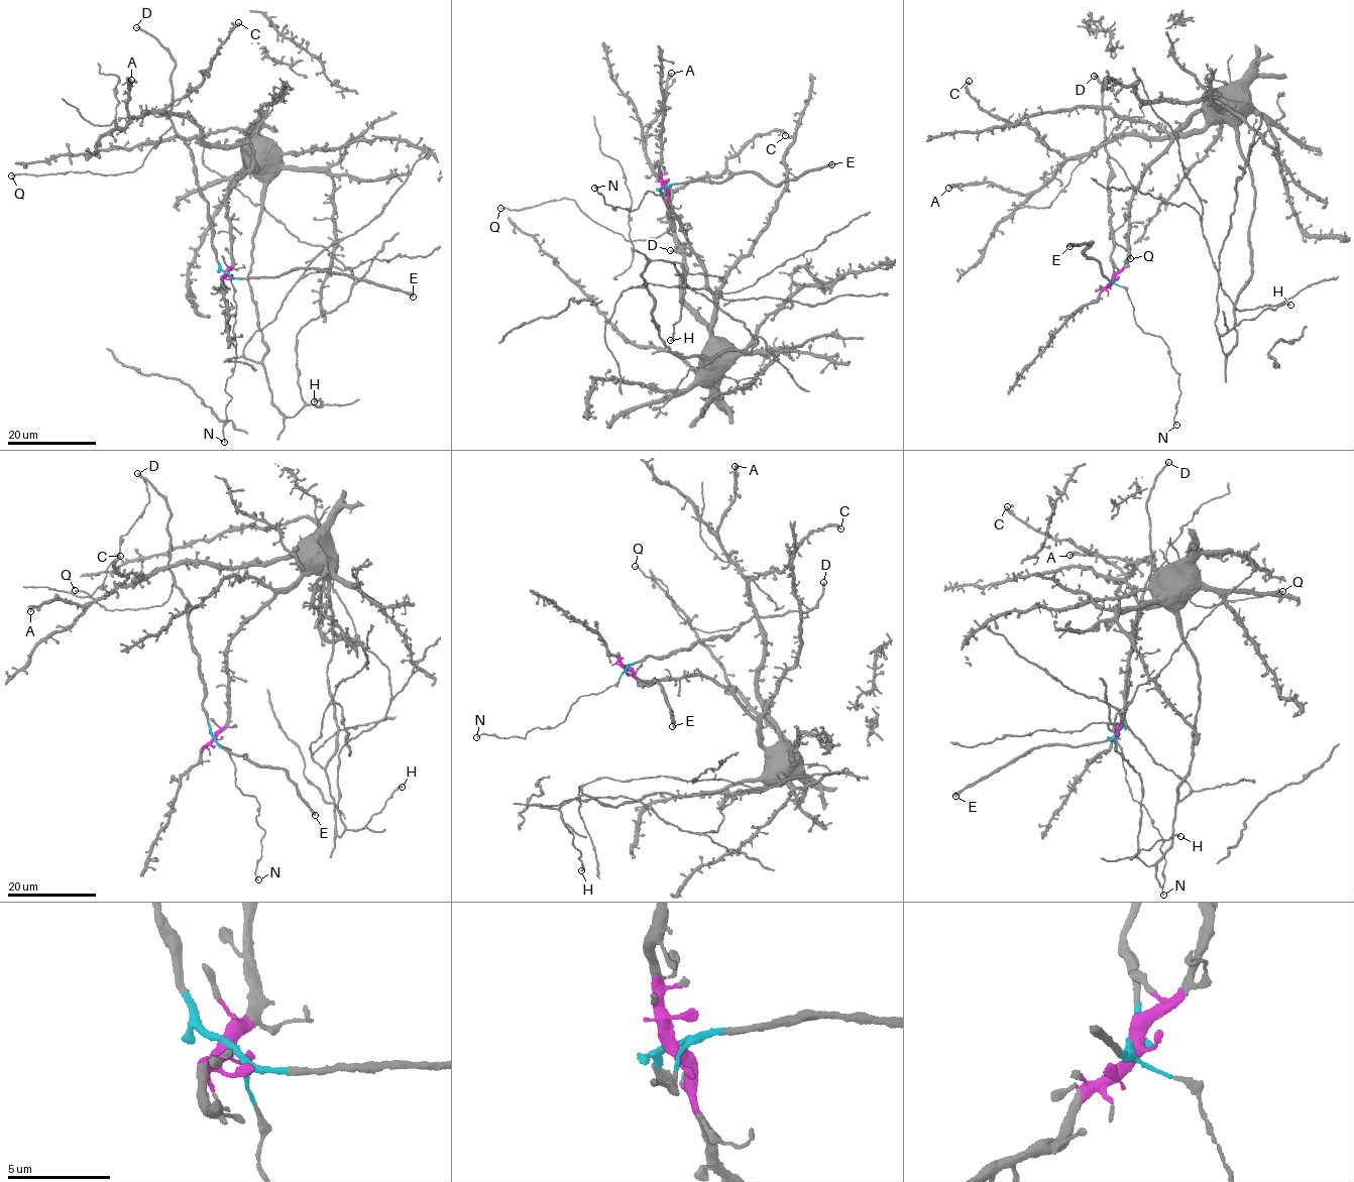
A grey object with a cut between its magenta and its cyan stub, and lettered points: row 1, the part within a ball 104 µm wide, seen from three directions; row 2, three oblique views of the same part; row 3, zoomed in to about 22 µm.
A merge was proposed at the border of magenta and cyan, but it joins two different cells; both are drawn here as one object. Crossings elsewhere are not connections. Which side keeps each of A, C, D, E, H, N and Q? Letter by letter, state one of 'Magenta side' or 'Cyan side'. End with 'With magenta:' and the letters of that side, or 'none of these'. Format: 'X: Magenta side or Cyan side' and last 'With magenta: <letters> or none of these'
A: Magenta side
C: Magenta side
D: Cyan side
E: Cyan side
H: Magenta side
N: Cyan side
Q: Cyan side
With magenta: A, C, H

